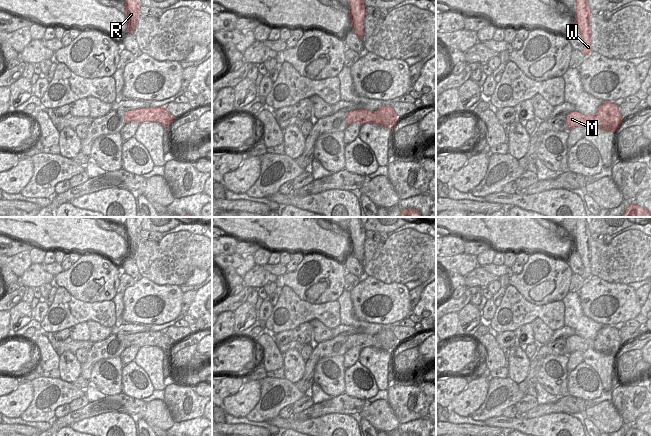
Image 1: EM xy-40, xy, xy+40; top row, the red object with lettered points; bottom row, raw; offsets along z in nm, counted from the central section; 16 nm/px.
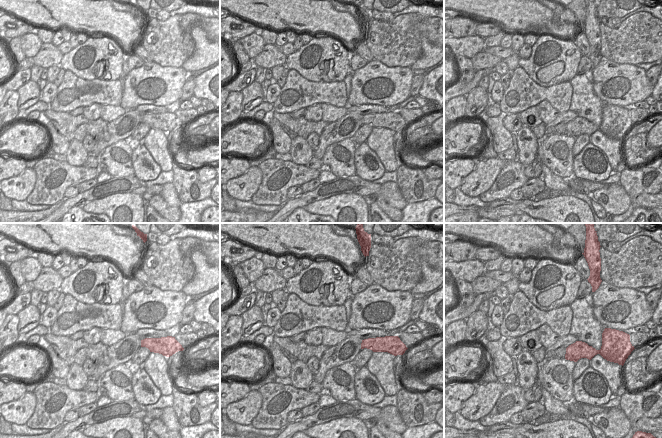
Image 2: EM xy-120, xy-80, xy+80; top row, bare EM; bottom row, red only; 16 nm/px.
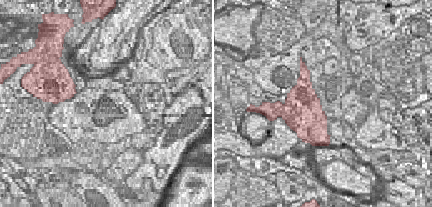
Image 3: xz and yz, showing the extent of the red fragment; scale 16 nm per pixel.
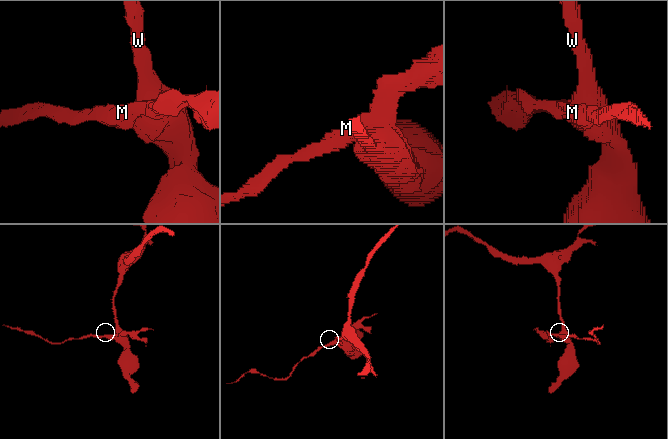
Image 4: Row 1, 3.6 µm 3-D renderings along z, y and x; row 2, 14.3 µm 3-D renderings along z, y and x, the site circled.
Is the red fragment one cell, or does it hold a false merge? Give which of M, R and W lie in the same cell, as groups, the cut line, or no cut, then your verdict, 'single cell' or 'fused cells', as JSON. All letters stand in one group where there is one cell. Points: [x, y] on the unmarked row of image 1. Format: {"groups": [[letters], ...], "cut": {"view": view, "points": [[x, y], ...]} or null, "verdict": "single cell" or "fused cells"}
{"groups": [["M"], ["R", "W"]], "cut": {"view": "xy", "points": [[377, 334], [377, 342], [373, 346]]}, "verdict": "fused cells"}

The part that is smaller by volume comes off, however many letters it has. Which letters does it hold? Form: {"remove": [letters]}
{"remove": ["M"]}

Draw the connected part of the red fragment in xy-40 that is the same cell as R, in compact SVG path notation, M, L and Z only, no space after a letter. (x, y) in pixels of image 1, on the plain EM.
M125 217L125 227L123 229L127 241L127 254L133 259L140 242L141 226L138 227L136 217Z

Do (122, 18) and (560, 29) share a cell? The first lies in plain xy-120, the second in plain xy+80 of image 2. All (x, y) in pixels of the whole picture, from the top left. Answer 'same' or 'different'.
same

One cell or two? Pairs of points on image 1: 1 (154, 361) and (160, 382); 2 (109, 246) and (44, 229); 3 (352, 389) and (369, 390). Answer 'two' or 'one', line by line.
1: one
2: one
3: one

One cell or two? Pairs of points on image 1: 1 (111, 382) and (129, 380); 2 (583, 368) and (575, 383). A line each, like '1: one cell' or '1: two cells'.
1: two cells
2: one cell

